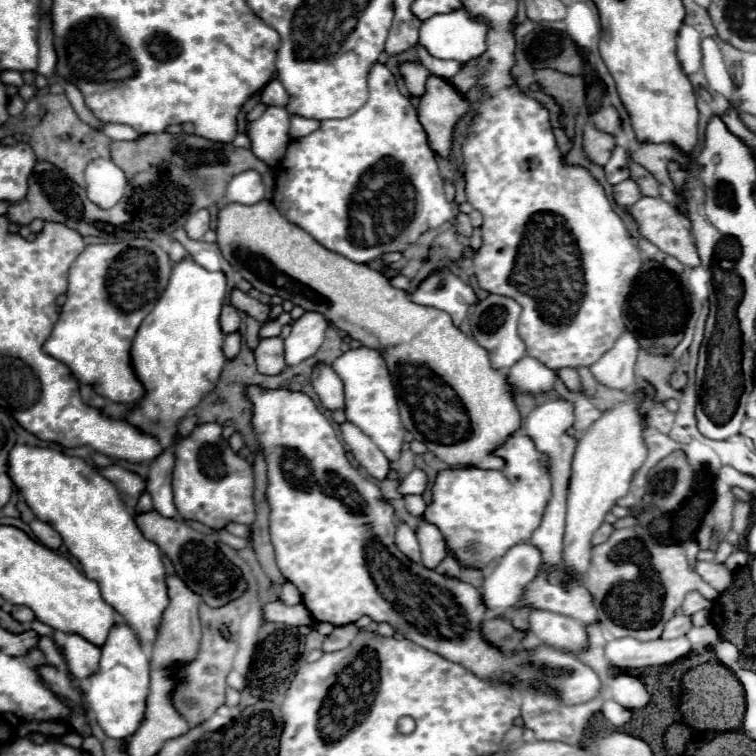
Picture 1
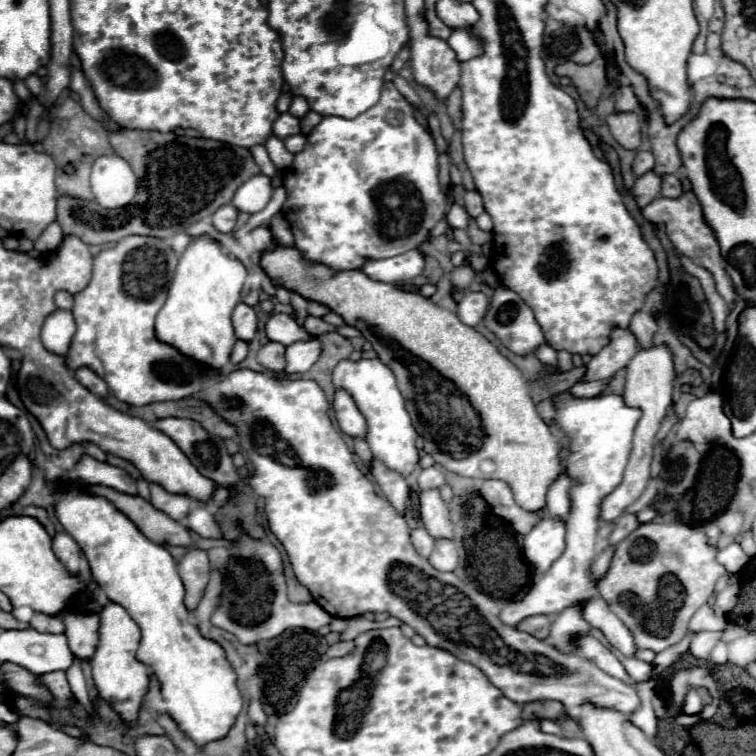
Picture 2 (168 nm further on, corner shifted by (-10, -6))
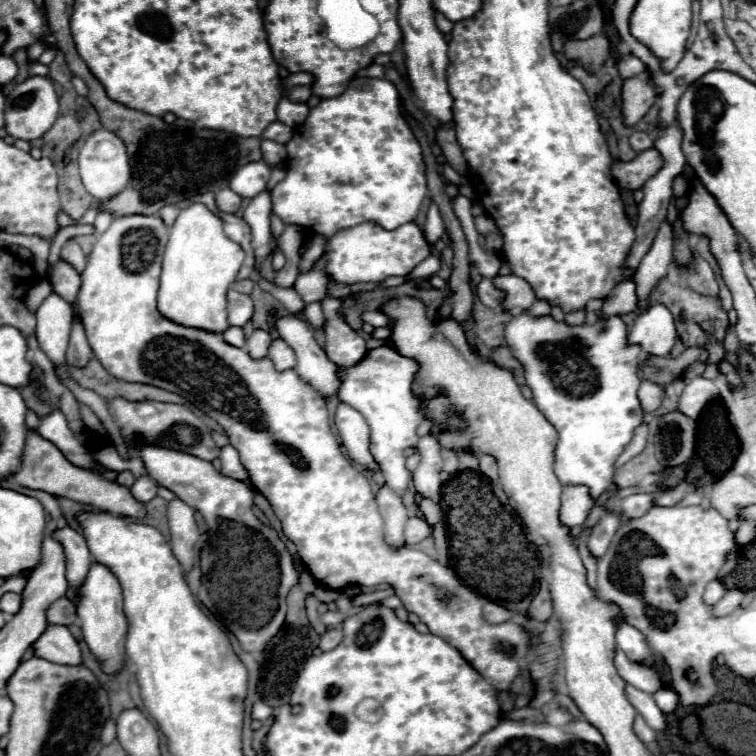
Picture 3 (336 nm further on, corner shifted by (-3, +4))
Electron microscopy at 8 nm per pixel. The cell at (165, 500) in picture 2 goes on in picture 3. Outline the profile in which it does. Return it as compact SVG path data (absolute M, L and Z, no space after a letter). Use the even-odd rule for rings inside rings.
M142 476L134 482L134 486L130 488L130 494L138 500L138 502L148 502L156 496L156 482L150 476Z

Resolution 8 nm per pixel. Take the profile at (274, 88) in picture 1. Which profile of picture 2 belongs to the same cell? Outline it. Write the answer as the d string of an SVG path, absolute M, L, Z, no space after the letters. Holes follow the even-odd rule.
M293 96L293 102L289 106L289 114L295 116L295 118L303 118L307 112L309 112L307 100L305 98L299 98L299 96Z

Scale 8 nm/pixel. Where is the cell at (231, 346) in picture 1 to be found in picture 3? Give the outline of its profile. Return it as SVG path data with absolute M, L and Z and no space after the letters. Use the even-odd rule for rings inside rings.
M230 326L224 334L224 340L228 340L228 344L232 344L232 346L238 346L238 348L242 348L244 344L246 344L246 338L244 338L244 332L242 332L242 328L236 328L236 326Z

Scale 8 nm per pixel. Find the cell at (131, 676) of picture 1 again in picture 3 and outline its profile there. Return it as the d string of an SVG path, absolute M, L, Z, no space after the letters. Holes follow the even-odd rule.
M92 562L84 582L76 590L76 612L80 618L80 628L84 640L92 654L102 662L104 672L114 674L122 668L124 662L124 640L126 640L126 616L122 612L122 588L112 570L100 562Z

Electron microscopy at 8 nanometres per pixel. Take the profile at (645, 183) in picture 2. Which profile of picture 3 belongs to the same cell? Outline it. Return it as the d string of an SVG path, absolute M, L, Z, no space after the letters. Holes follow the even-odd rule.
M648 148L630 162L616 160L612 164L612 174L620 188L638 190L650 176L654 176L662 168L662 164L664 164L664 160L662 160L660 152L656 148Z

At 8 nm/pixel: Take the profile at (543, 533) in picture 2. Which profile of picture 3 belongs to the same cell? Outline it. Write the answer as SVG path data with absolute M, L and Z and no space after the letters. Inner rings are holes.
M574 484L574 486L564 486L562 492L562 508L560 508L560 520L564 520L564 524L572 526L580 526L590 508L594 506L594 498L590 496L590 490L582 484Z

